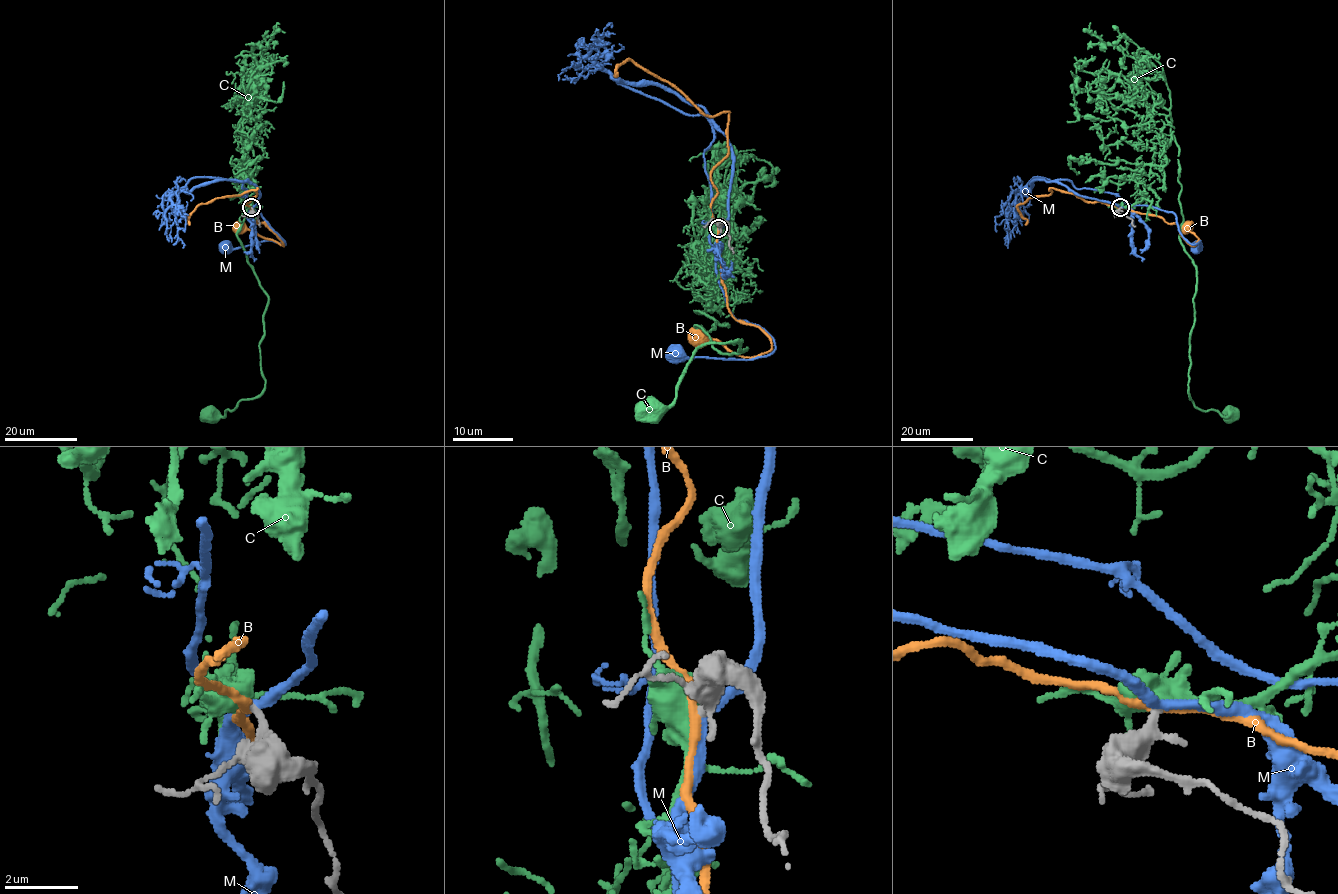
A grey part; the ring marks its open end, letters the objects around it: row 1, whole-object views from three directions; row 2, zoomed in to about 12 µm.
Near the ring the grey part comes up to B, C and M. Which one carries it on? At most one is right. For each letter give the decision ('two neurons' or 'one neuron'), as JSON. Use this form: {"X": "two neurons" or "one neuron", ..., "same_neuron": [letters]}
{"B": "two neurons", "C": "one neuron", "M": "two neurons", "same_neuron": ["C"]}

